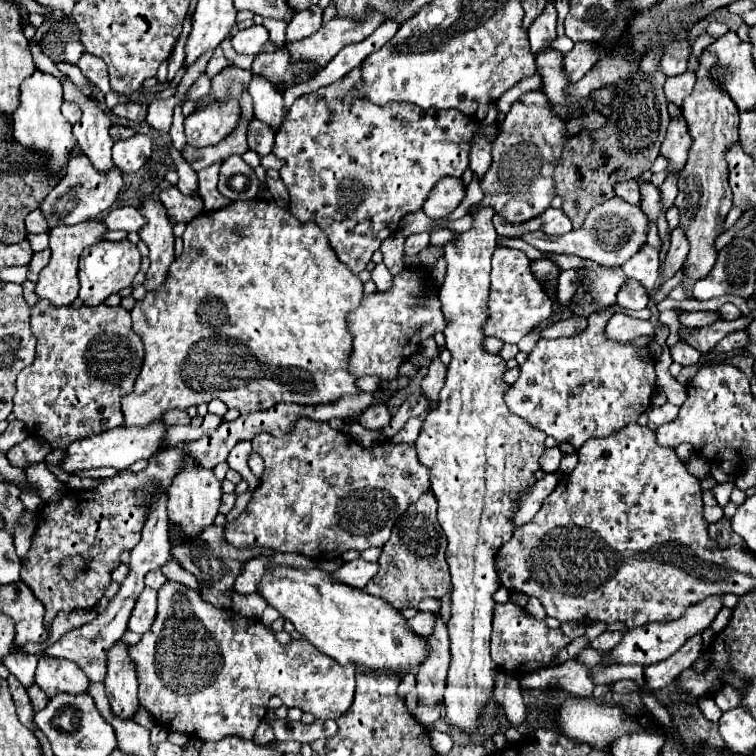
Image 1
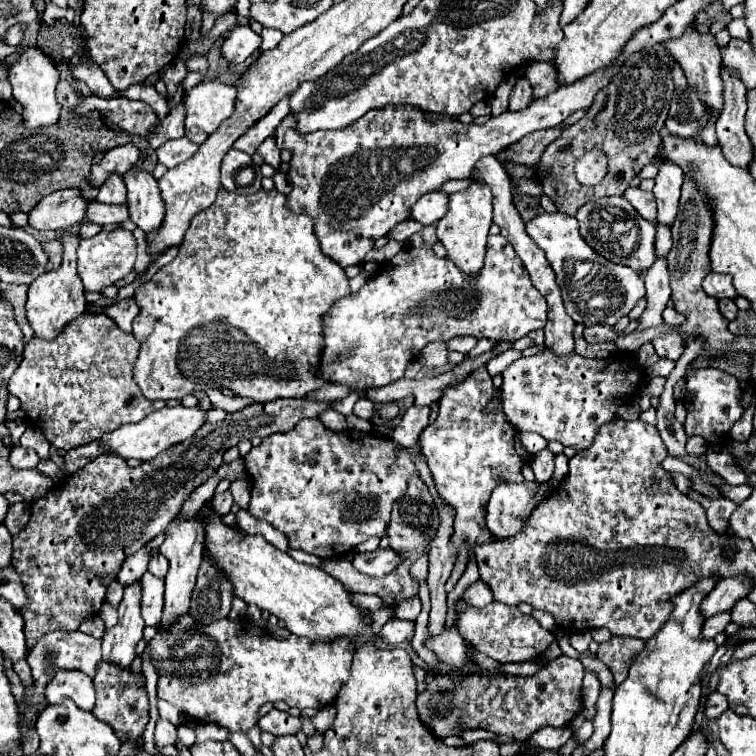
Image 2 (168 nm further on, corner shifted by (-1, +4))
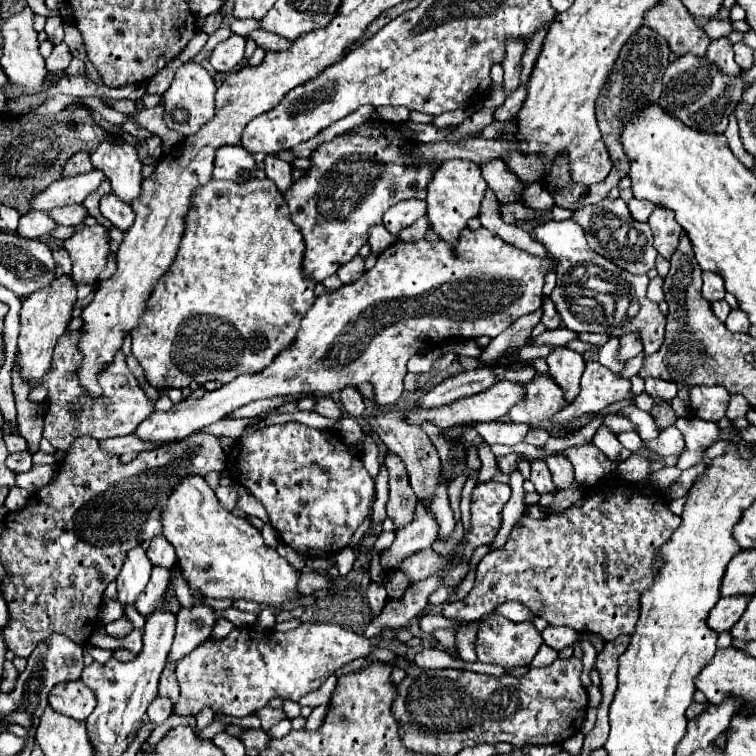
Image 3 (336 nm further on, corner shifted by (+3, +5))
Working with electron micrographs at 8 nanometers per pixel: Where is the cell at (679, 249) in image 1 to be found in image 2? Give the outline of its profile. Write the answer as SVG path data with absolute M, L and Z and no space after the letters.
M657 257L653 267L649 267L647 275L643 277L645 289L647 289L647 309L643 311L639 319L637 329L647 329L663 323L661 313L667 307L667 301L671 297L671 287L669 287L669 267L667 267L667 257Z

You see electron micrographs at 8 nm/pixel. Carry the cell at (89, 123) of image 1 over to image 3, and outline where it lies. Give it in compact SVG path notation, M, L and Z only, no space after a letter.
M107 194L101 198L101 214L121 232L127 232L133 226L135 214L129 204L121 202L115 194Z

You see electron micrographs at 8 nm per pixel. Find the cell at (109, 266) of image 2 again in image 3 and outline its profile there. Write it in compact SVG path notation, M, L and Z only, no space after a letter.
M99 224L91 228L79 226L77 232L63 242L63 248L73 260L73 280L77 284L95 284L109 254L107 230Z

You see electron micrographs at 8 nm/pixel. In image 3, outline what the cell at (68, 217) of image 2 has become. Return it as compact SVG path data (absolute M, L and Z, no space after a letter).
M27 212L21 216L19 220L19 228L17 228L17 234L21 238L29 238L29 240L35 240L39 236L45 236L49 234L57 224L49 218L47 212Z

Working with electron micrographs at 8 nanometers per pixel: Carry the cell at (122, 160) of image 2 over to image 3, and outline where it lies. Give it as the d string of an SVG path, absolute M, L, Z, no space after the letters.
M91 170L73 178L61 178L49 184L45 190L33 194L29 206L31 210L51 210L67 204L83 204L83 200L97 190L97 186L105 180L101 170Z

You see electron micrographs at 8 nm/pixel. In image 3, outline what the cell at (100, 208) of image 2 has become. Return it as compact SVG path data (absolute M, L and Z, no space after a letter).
M73 204L73 206L61 206L57 210L51 210L49 216L63 226L81 226L83 218L87 216L87 208L83 204Z

